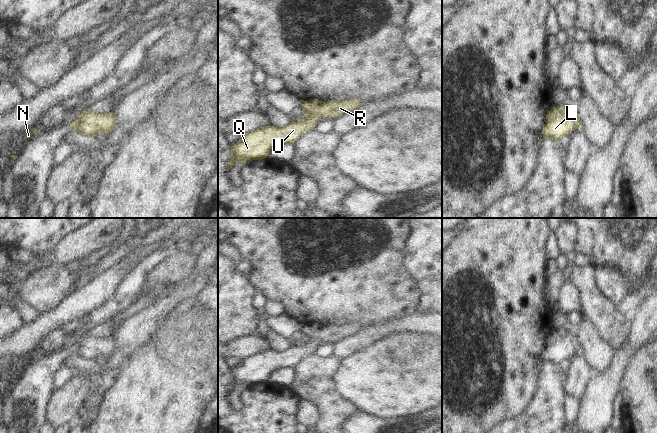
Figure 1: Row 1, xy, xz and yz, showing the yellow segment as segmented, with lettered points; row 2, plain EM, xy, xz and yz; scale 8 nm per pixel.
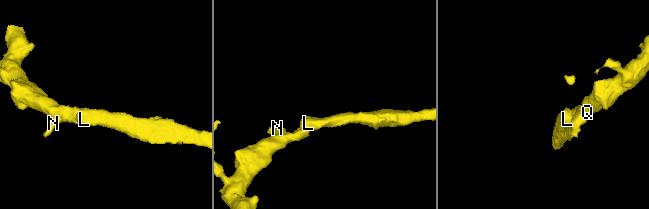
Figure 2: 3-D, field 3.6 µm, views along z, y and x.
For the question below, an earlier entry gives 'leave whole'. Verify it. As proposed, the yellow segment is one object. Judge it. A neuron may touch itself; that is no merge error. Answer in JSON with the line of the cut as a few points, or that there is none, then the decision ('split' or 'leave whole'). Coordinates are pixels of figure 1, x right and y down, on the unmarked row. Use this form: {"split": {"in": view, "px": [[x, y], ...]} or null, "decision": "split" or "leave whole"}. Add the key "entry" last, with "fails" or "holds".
{"split": null, "decision": "leave whole", "entry": "holds"}

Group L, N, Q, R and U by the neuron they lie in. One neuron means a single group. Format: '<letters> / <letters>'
L N Q R U

